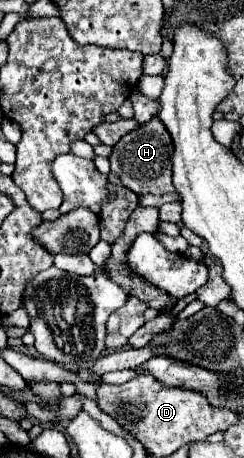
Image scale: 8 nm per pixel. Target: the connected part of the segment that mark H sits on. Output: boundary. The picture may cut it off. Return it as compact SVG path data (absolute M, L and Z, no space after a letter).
M152 117L148 123L140 125L138 129L126 133L112 149L110 155L110 165L116 177L120 177L122 185L134 191L136 195L162 195L162 193L172 193L176 191L170 177L172 177L172 153L174 153L174 143L164 127L164 123L158 117Z

